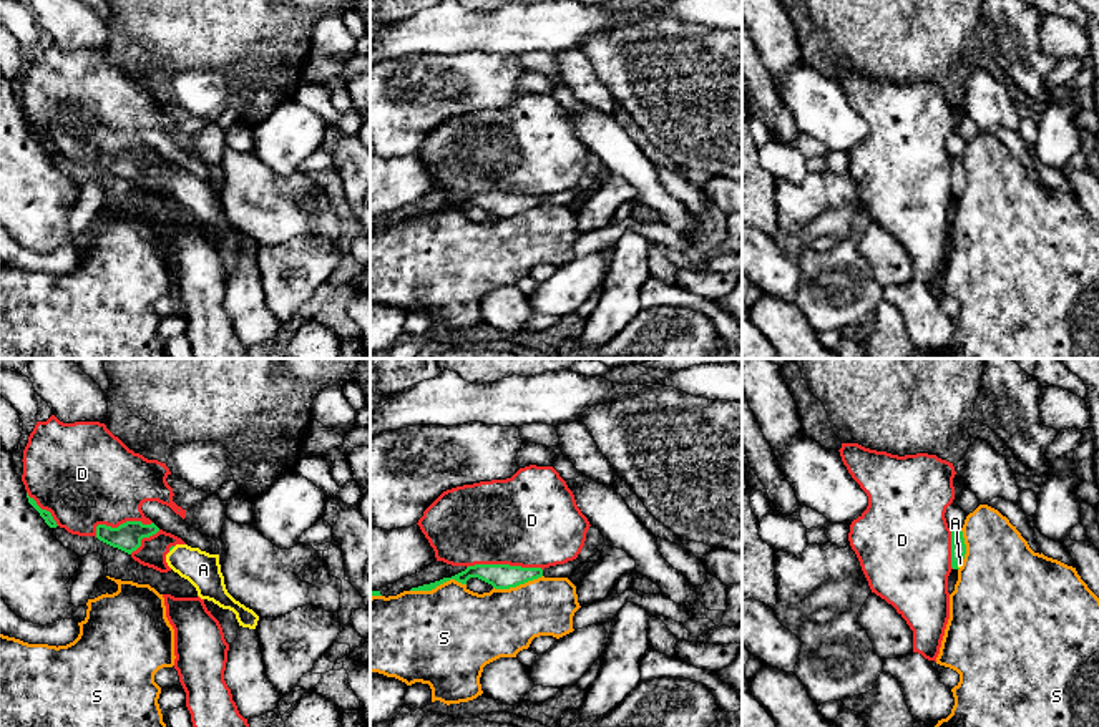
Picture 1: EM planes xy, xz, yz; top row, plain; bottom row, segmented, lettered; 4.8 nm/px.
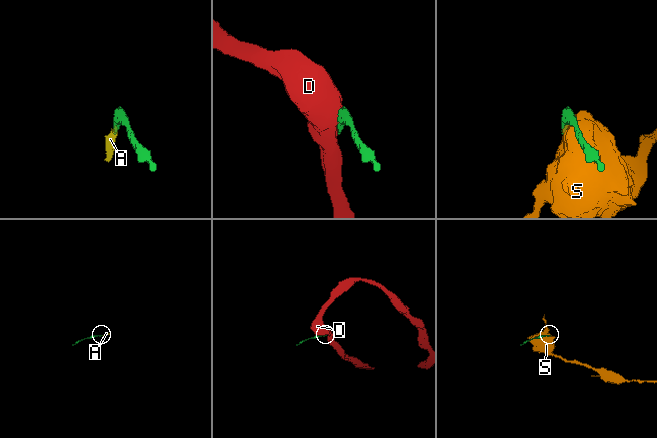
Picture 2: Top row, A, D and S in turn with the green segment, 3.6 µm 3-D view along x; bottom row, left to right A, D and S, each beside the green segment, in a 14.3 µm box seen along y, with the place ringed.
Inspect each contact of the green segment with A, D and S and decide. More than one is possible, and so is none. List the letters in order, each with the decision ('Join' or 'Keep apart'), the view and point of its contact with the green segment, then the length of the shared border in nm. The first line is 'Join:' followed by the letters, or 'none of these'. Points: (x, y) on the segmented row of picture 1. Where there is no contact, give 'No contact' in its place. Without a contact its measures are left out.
Join: A
A: Join. Touches green at yz (958, 561). Shared border 60 nm
D: Keep apart. Touches green at xz (505, 565). Shared border 360 nm
S: Keep apart. Touches green at xz (437, 585). Shared border 280 nm

